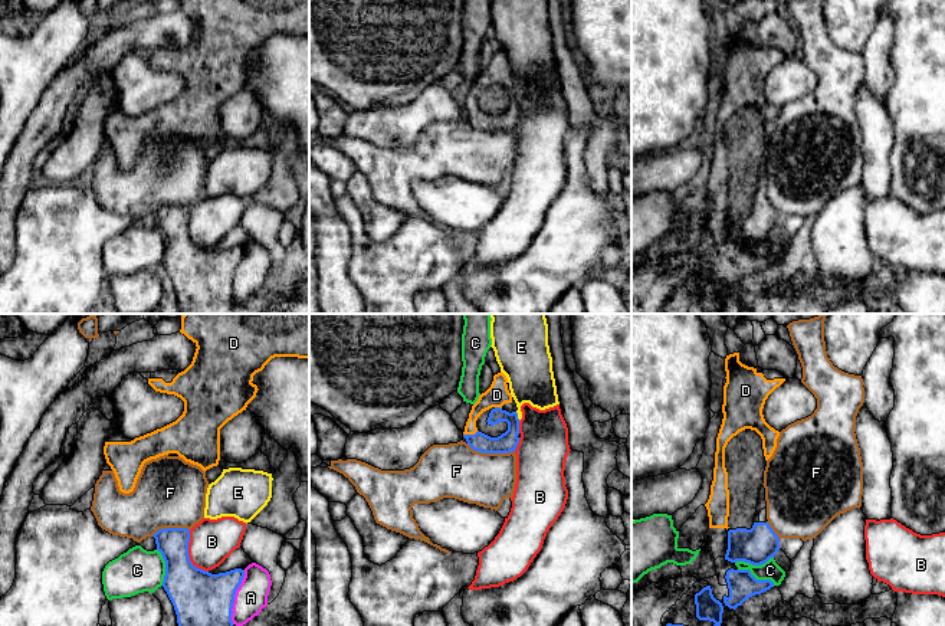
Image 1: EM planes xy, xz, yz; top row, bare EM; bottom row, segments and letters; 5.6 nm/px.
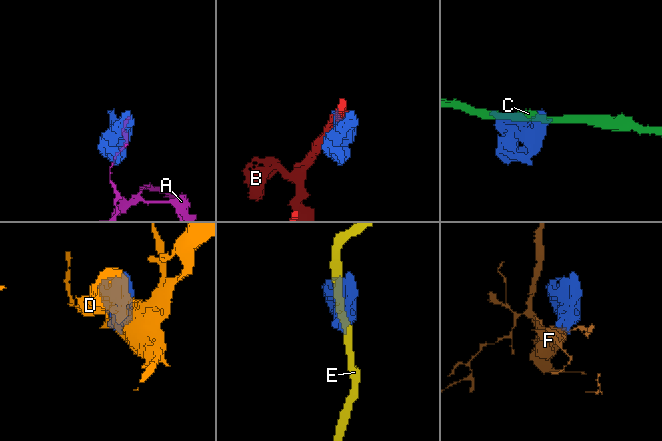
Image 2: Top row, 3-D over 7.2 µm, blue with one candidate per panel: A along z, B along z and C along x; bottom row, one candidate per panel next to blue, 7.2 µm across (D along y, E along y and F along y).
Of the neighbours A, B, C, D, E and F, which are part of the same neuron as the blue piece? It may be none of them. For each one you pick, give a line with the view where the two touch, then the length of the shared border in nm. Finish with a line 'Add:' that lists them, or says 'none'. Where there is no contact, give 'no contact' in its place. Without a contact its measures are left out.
D: contact in xz; length 90 nm
Add: D

